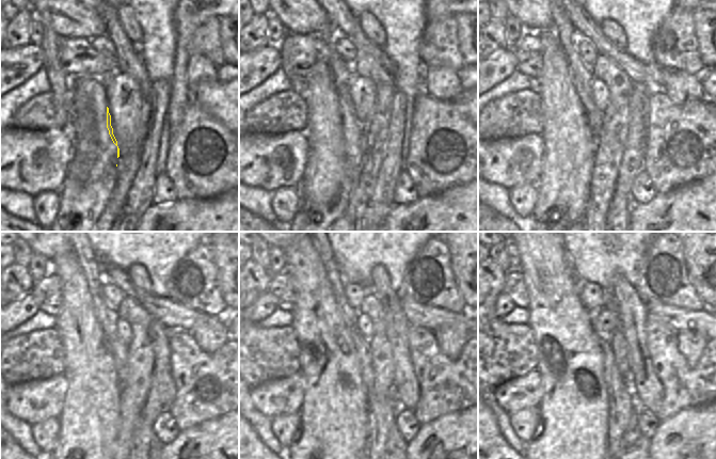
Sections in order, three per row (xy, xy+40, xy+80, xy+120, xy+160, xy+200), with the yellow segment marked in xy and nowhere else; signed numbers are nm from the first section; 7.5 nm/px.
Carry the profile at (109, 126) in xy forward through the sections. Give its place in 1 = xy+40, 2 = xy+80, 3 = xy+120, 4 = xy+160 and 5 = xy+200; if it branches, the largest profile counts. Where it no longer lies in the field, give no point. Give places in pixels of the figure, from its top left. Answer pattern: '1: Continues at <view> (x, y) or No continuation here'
1: Continues at xy+40 (341, 72)
2: Continues at xy+80 (582, 76)
3: Continues at xy+120 (107, 316)
4: Continues at xy+160 (381, 409)
5: Continues at xy+200 (621, 402)

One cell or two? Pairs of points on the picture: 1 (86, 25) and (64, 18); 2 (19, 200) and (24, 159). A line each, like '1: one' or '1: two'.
1: one
2: two

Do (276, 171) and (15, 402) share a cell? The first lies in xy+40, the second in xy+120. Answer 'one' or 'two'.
one

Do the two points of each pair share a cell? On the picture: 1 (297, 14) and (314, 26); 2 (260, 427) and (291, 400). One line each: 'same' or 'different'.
1: same
2: different

